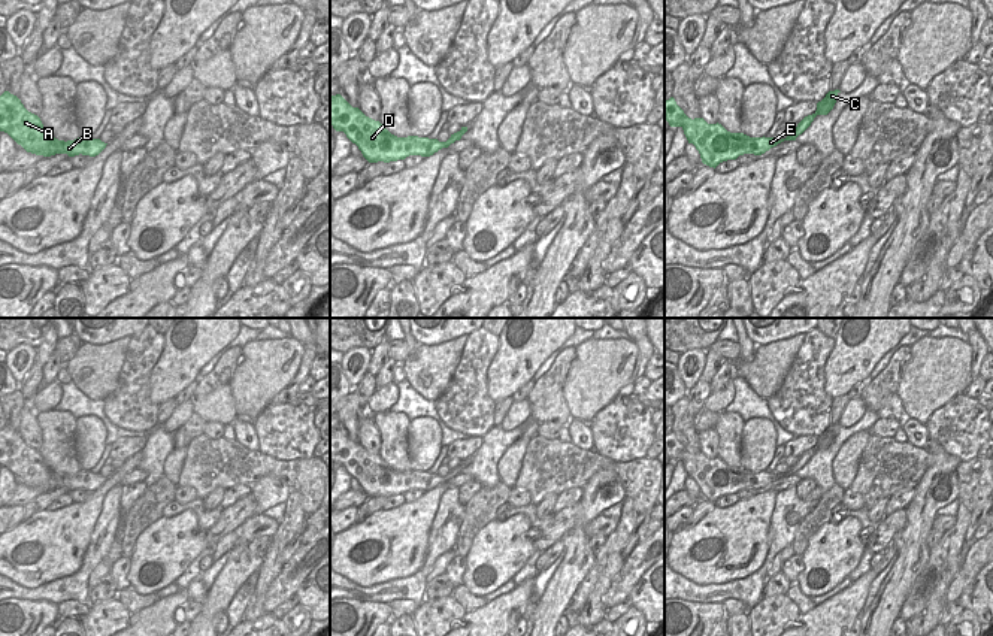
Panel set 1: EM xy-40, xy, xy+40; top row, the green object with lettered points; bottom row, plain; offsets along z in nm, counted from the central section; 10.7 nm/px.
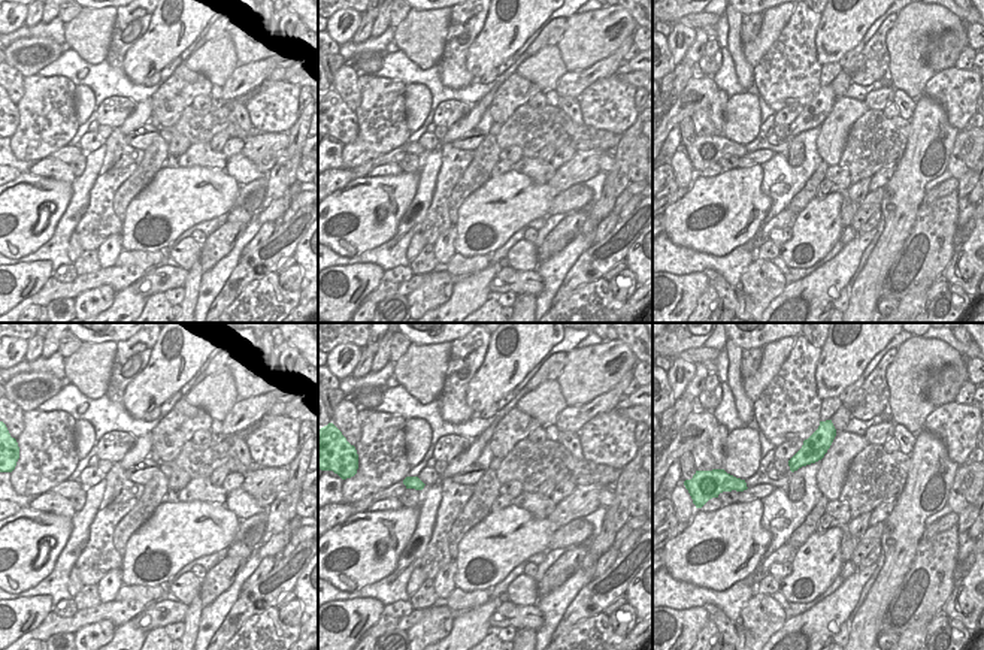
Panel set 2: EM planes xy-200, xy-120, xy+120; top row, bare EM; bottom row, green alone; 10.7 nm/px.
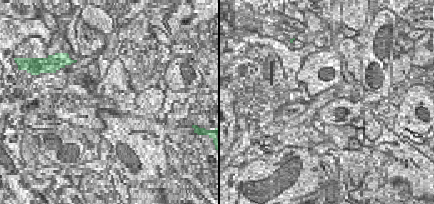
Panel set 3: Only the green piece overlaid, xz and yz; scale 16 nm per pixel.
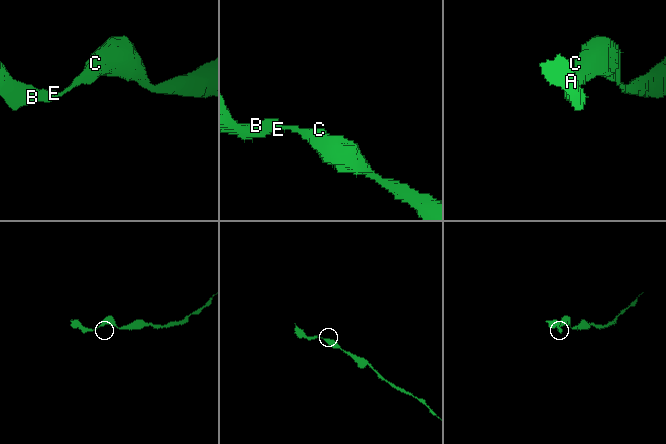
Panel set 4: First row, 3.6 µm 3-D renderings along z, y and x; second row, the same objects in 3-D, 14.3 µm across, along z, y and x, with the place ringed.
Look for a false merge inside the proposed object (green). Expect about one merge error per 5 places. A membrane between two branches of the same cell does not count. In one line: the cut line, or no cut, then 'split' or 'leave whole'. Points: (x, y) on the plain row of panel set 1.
cut none; leave whole

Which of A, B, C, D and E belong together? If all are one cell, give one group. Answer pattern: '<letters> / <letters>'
A B C D E

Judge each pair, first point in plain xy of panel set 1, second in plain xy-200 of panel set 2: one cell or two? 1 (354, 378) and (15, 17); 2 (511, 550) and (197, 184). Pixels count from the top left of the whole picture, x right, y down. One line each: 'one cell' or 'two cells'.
1: one cell
2: one cell

